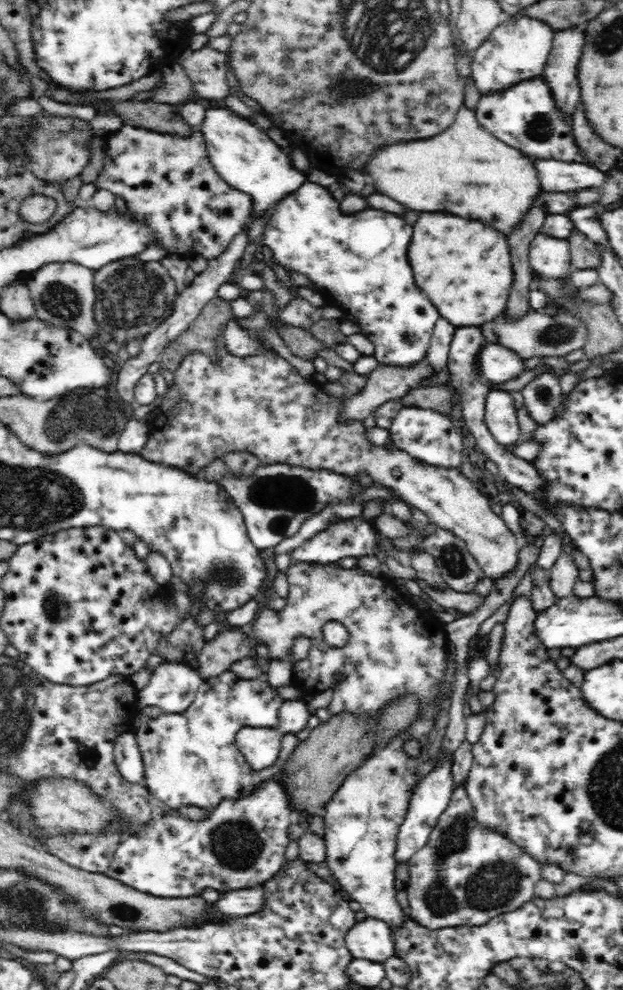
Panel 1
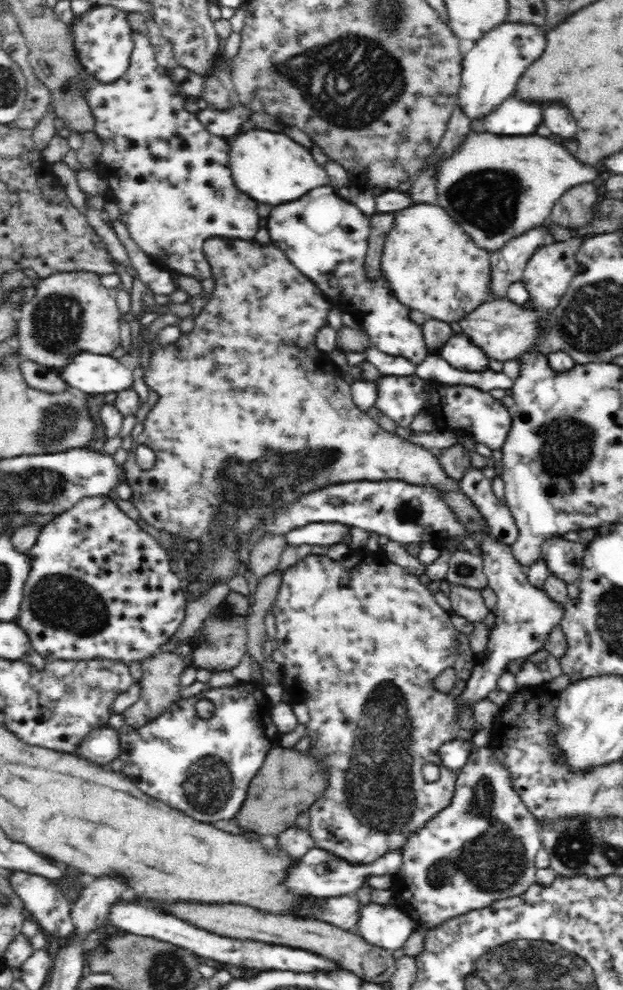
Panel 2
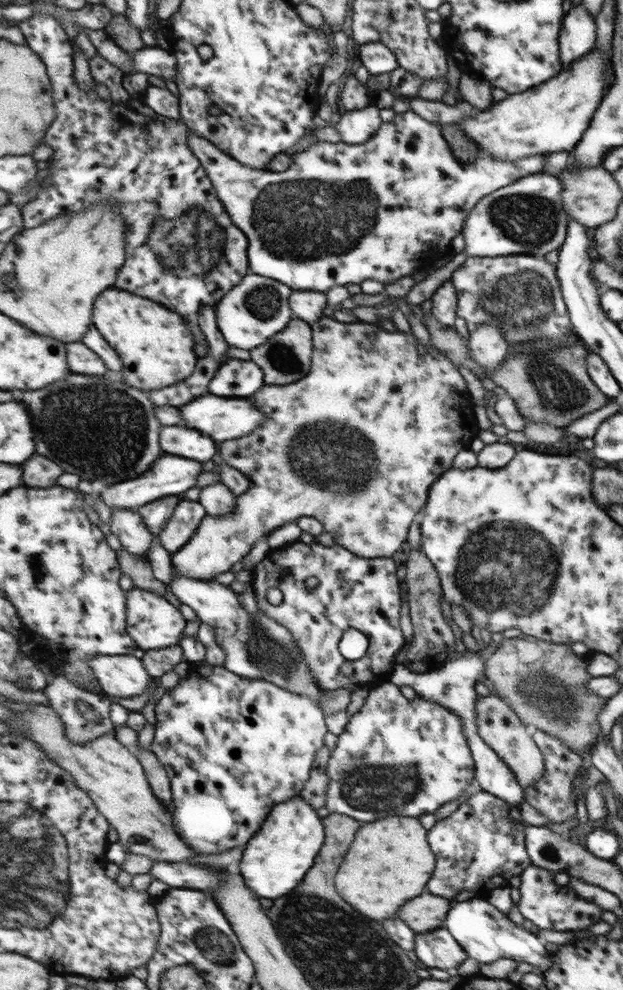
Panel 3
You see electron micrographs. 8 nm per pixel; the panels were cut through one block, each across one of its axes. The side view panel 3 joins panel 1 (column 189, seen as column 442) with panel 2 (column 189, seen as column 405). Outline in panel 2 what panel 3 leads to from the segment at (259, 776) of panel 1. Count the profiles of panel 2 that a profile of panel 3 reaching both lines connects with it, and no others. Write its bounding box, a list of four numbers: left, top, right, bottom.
[117,681,282,824]

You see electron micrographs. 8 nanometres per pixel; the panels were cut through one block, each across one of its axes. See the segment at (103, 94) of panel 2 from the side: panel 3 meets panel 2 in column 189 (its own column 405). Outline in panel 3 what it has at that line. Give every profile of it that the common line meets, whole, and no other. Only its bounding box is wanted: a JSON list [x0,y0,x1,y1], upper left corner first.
[189,109,548,293]

